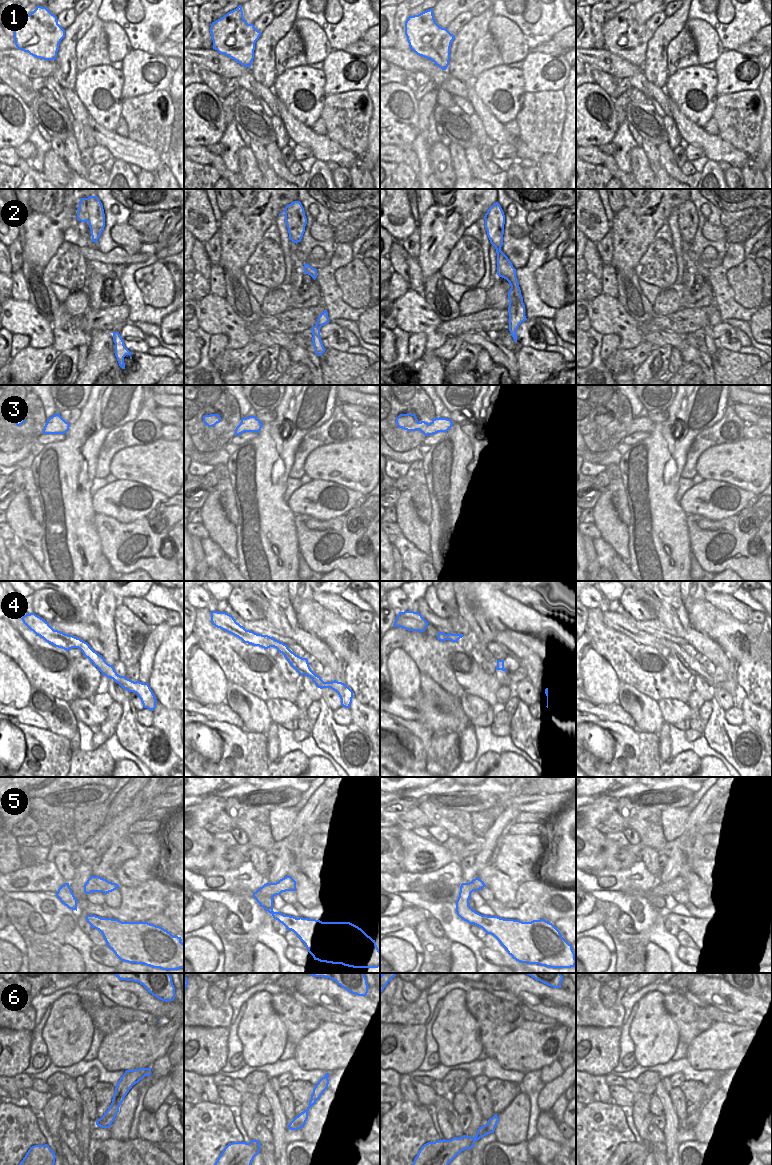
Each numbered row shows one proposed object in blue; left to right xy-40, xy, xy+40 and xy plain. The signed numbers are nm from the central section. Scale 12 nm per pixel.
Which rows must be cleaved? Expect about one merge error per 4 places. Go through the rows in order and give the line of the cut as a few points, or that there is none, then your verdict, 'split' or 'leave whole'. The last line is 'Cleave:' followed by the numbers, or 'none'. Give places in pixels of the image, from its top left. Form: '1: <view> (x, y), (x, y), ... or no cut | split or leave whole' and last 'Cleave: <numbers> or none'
1: no cut | leave whole
2: no cut | leave whole
3: no cut | leave whole
4: no cut | leave whole
5: no cut | leave whole
6: no cut | leave whole
Cleave: none

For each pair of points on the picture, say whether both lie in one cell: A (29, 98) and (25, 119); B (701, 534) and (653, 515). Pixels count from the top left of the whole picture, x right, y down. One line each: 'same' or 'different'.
A: different
B: different

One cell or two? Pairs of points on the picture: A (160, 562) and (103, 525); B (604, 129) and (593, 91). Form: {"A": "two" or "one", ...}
{"A": "one", "B": "one"}

